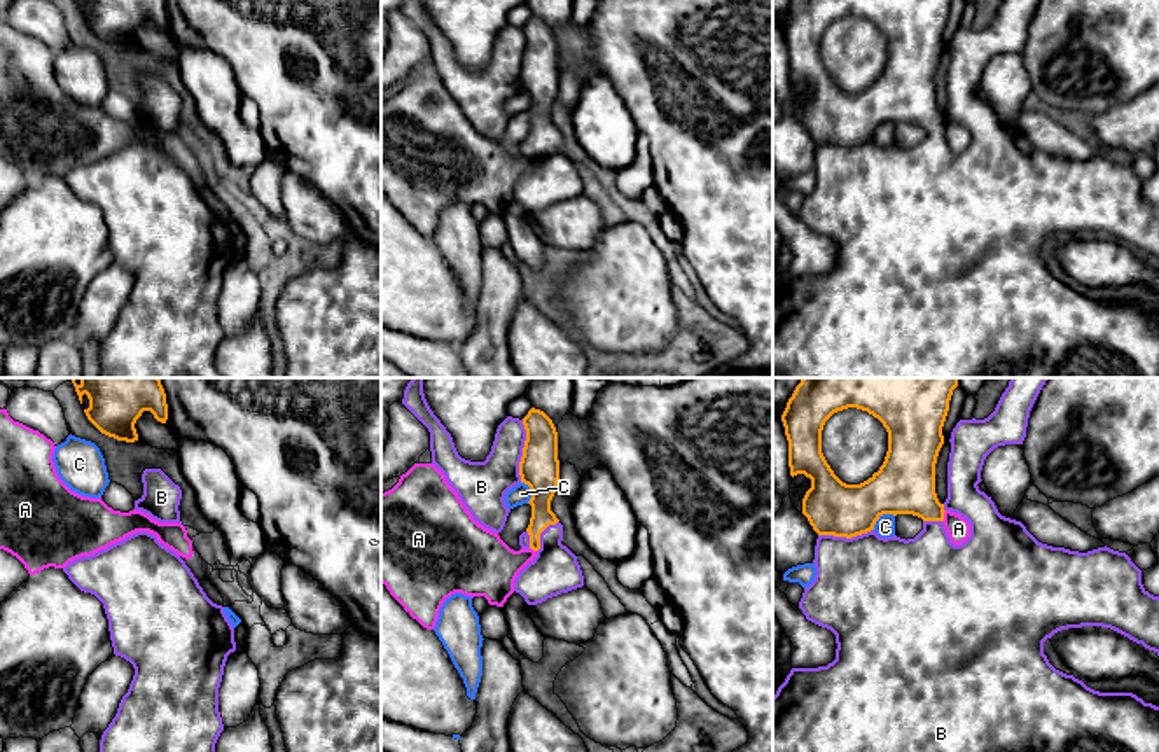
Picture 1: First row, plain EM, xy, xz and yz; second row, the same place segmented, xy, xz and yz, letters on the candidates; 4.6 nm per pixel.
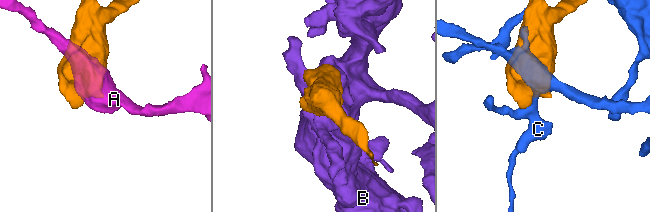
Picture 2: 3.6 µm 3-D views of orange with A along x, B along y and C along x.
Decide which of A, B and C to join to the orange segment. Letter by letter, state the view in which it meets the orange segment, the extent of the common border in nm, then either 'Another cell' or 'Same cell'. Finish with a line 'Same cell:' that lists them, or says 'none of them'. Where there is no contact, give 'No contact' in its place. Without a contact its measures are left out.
A: Touches orange in yz. Shared border 50 nm. Another cell
B: Touches orange in xz. Shared border 280 nm. Same cell
C: Touches orange in yz. Shared border 120 nm. Another cell
Same cell: B

